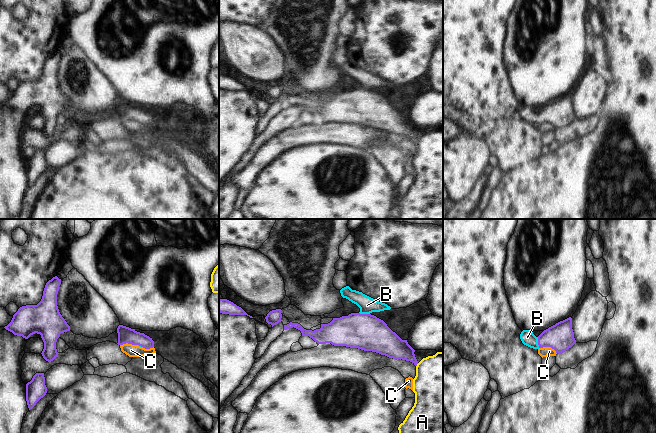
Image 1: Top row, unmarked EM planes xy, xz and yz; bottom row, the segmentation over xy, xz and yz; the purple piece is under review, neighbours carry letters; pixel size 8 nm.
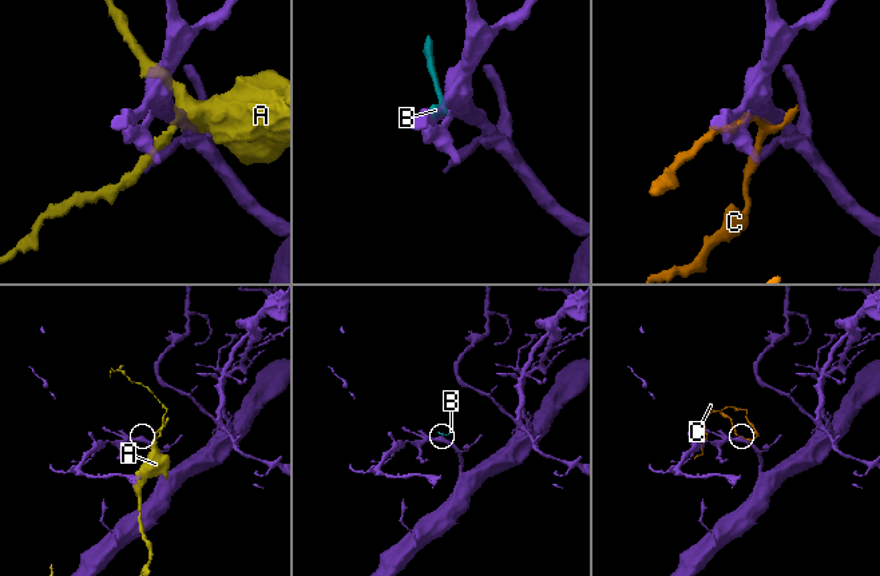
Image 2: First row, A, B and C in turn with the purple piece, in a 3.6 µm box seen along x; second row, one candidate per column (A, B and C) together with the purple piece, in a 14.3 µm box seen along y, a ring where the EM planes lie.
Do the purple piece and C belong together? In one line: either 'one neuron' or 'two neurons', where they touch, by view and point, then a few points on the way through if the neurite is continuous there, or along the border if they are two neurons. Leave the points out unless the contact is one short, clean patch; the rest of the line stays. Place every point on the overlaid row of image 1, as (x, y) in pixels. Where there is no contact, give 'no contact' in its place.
two neurons; contact yz (548, 346)

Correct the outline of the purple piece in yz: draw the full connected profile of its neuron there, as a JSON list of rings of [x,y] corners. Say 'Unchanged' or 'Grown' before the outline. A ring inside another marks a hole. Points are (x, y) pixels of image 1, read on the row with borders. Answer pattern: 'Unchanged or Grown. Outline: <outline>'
Grown. Outline: [[[571,317],[544,330],[538,337],[530,330],[523,330],[520,339],[524,345],[530,348],[551,347],[556,353],[563,353],[576,343]]]

